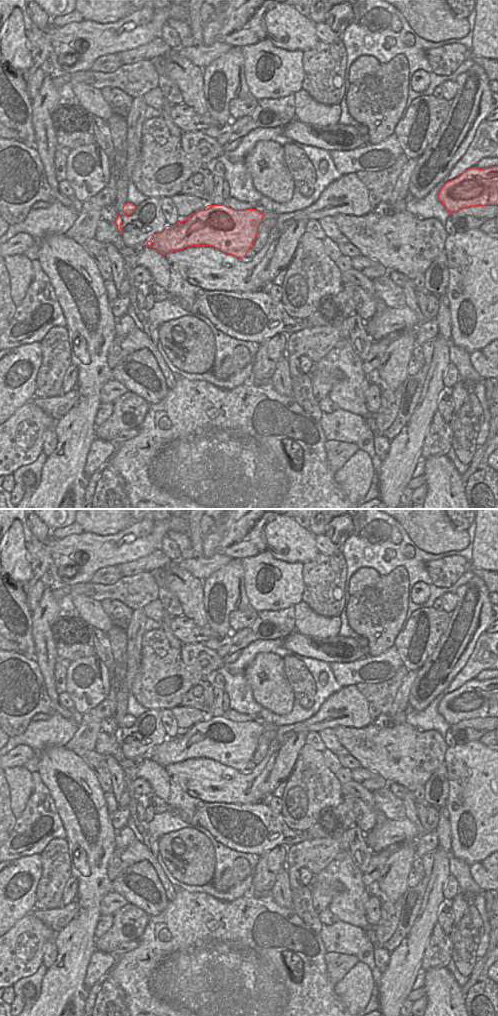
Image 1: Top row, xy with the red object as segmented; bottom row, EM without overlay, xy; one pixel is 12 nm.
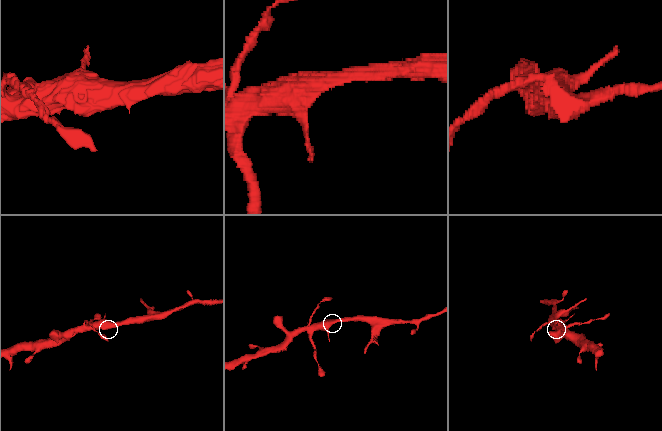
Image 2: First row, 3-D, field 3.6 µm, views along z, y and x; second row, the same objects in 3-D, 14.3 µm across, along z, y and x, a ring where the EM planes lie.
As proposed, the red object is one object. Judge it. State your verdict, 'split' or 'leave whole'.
split

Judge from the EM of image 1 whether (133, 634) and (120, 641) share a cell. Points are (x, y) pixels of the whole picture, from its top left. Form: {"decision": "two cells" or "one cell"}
{"decision": "two cells"}

